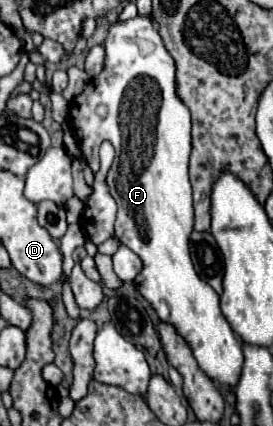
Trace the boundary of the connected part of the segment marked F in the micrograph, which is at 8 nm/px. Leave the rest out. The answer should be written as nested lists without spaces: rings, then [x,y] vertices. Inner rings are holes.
[[[135,17],[125,23],[113,23],[103,47],[107,51],[103,71],[93,77],[83,93],[77,95],[69,105],[73,131],[81,145],[83,157],[93,173],[99,165],[99,145],[103,141],[111,141],[115,147],[115,161],[111,171],[107,173],[109,193],[115,197],[117,203],[115,237],[131,251],[135,251],[143,261],[143,271],[135,279],[139,283],[139,293],[155,309],[157,317],[163,323],[175,325],[175,331],[187,341],[187,345],[191,345],[199,369],[213,383],[221,383],[233,389],[239,383],[239,373],[243,369],[243,345],[219,309],[219,295],[211,289],[211,285],[199,279],[189,255],[189,235],[193,231],[193,201],[187,173],[191,153],[191,115],[185,103],[175,93],[173,57],[163,47],[163,41],[151,19],[145,17]],[[143,163],[149,163],[145,171]]]

